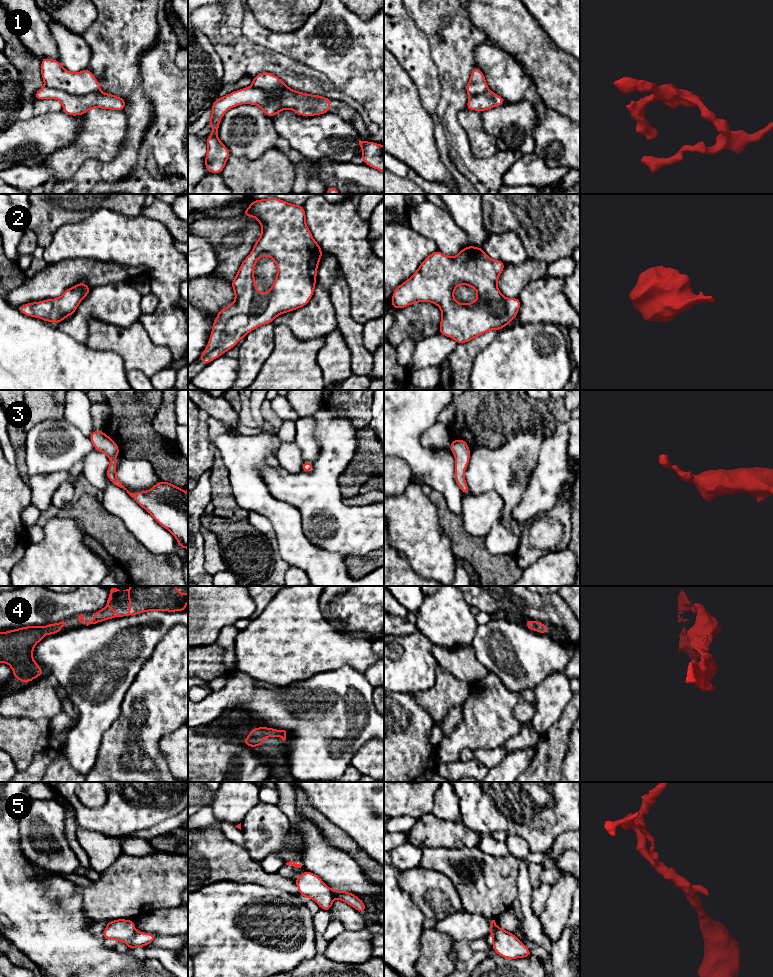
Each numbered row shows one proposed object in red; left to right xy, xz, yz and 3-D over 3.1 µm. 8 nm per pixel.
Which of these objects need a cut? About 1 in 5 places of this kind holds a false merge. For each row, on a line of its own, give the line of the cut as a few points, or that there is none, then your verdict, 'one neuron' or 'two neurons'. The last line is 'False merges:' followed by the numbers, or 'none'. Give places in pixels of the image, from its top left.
1: cut none; one neuron
2: cut none; one neuron
3: cut none; one neuron
4: cut none; one neuron
5: cut none; one neuron
False merges: none

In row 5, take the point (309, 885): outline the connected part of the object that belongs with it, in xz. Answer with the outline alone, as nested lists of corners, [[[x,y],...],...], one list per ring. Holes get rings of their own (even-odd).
[[[305,871],[293,881],[301,896],[306,899],[312,898],[325,911],[330,911],[334,898],[345,902],[357,911],[365,913],[365,903],[353,893],[341,890],[332,890],[316,874]]]

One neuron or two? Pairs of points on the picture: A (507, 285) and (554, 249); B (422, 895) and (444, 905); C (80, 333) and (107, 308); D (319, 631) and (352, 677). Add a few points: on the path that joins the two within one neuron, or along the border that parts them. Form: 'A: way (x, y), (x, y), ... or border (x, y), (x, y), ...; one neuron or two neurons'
A: border (527, 257), (547, 264); two neurons
B: way (427, 895), (434, 895), (439, 900); one neuron
C: way (80, 324), (94, 308), (98, 308); one neuron
D: border (321, 671), (350, 665), (364, 674); two neurons

